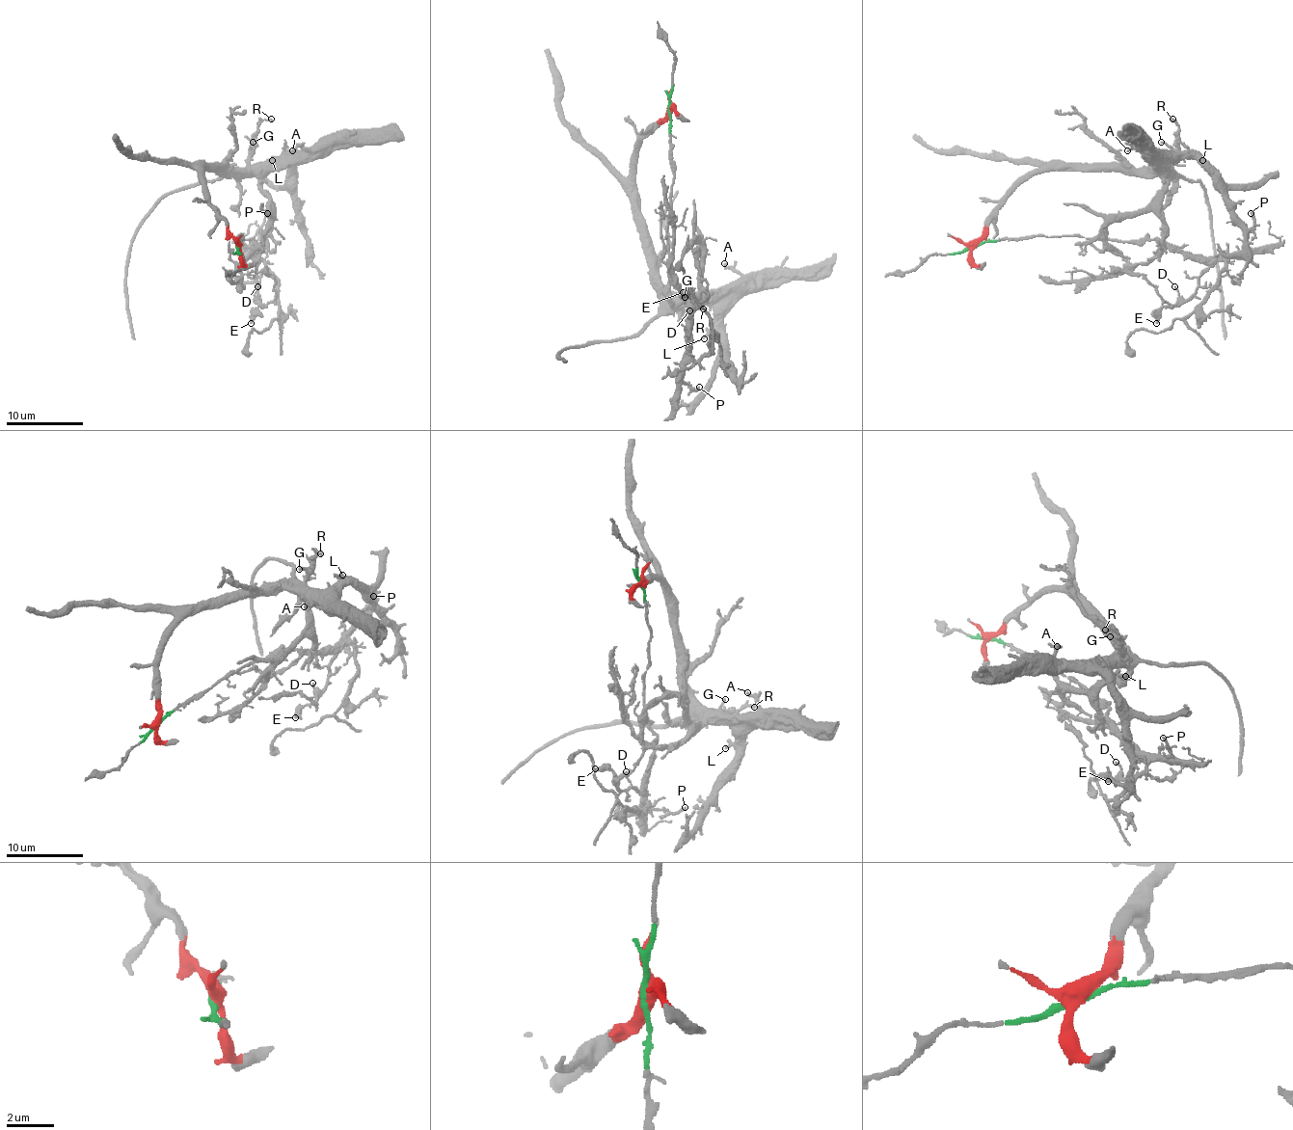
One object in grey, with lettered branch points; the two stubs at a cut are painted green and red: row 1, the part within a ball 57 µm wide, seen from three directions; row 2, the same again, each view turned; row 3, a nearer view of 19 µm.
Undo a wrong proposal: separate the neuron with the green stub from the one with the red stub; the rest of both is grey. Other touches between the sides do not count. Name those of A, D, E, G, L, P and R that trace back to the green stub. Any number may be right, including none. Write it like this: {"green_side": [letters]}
{"green_side": ["D", "E", "P"]}

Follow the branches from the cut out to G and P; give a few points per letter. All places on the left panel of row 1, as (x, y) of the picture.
G: (238, 245), (227, 220), (209, 199), (203, 170), (238, 170), (250, 164), (252, 141)
P: (238, 247), (238, 239), (242, 235), (234, 239), (254, 241), (255, 256), (248, 249), (267, 212)

